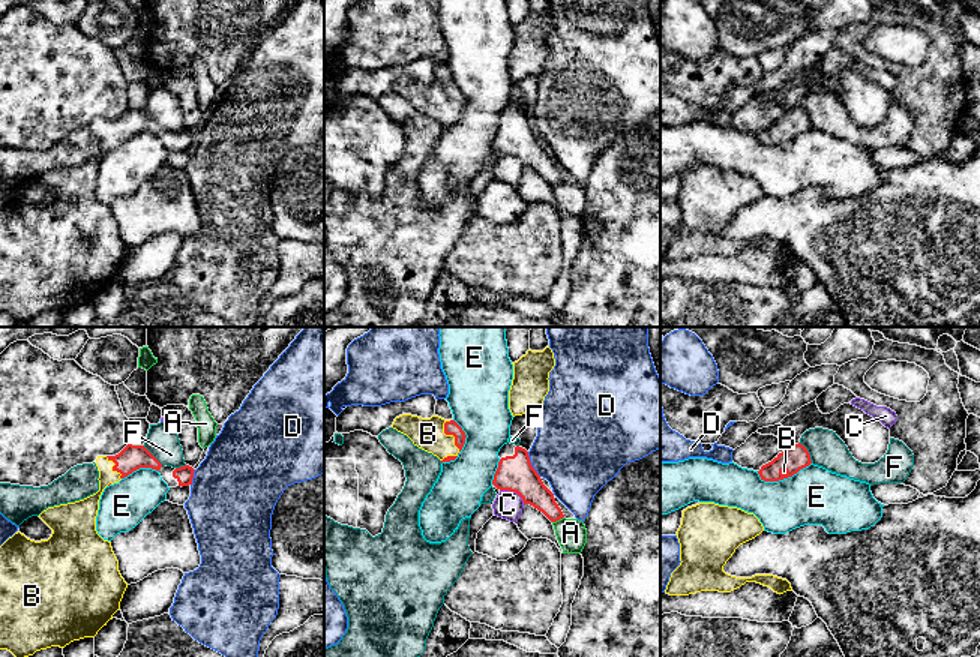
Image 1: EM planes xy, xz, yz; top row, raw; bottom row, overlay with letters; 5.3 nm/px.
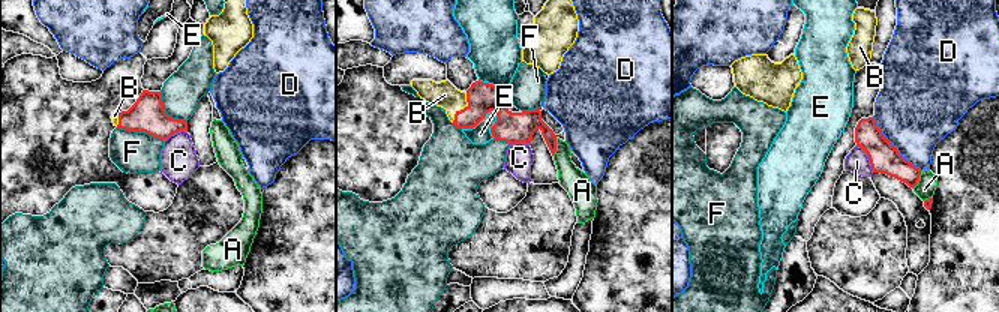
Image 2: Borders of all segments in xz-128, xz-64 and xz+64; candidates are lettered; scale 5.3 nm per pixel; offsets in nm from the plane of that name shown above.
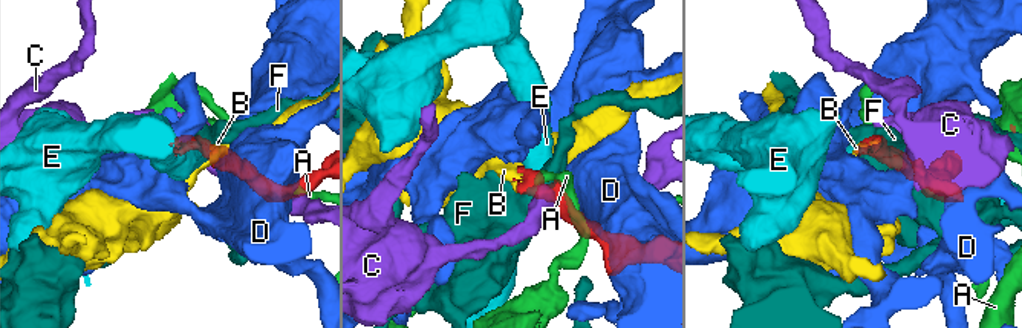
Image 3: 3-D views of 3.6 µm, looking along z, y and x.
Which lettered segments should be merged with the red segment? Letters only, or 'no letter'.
B

